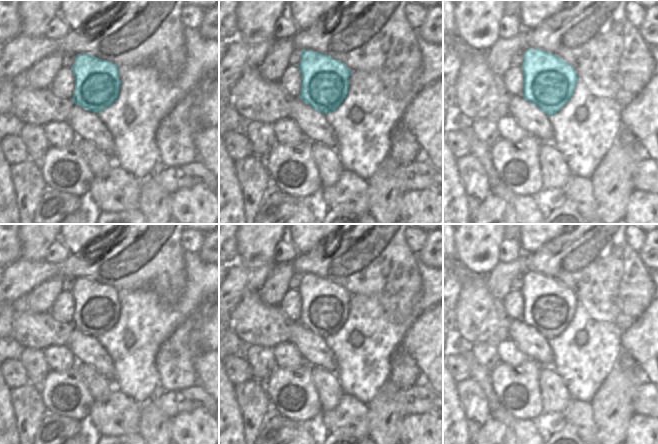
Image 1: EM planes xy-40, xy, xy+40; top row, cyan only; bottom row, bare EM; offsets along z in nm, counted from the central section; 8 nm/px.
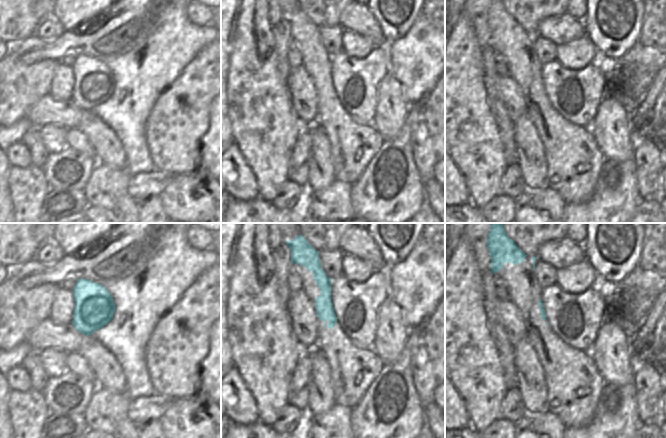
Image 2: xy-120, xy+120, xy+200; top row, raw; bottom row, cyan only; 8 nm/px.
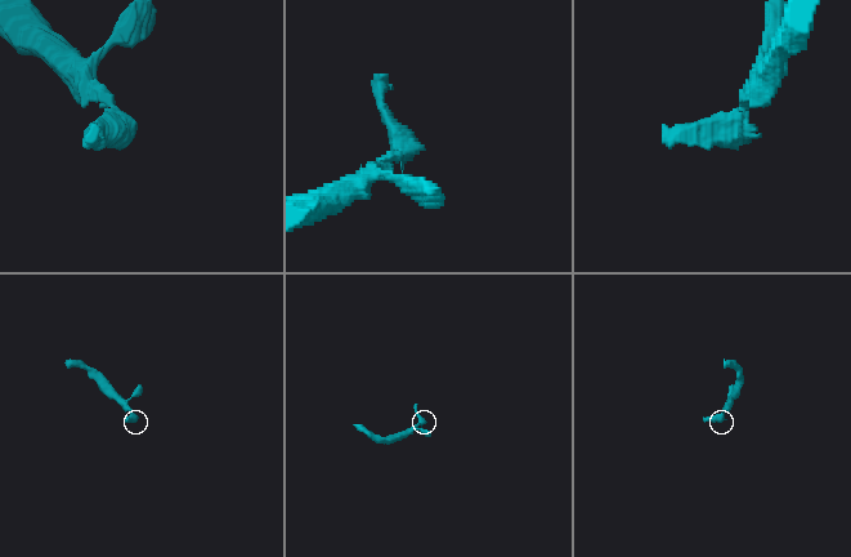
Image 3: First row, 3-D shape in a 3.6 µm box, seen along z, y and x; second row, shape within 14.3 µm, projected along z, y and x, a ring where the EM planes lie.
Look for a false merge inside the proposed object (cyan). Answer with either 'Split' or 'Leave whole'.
Split.

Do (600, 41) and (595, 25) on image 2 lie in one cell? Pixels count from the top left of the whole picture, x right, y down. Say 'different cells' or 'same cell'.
same cell

